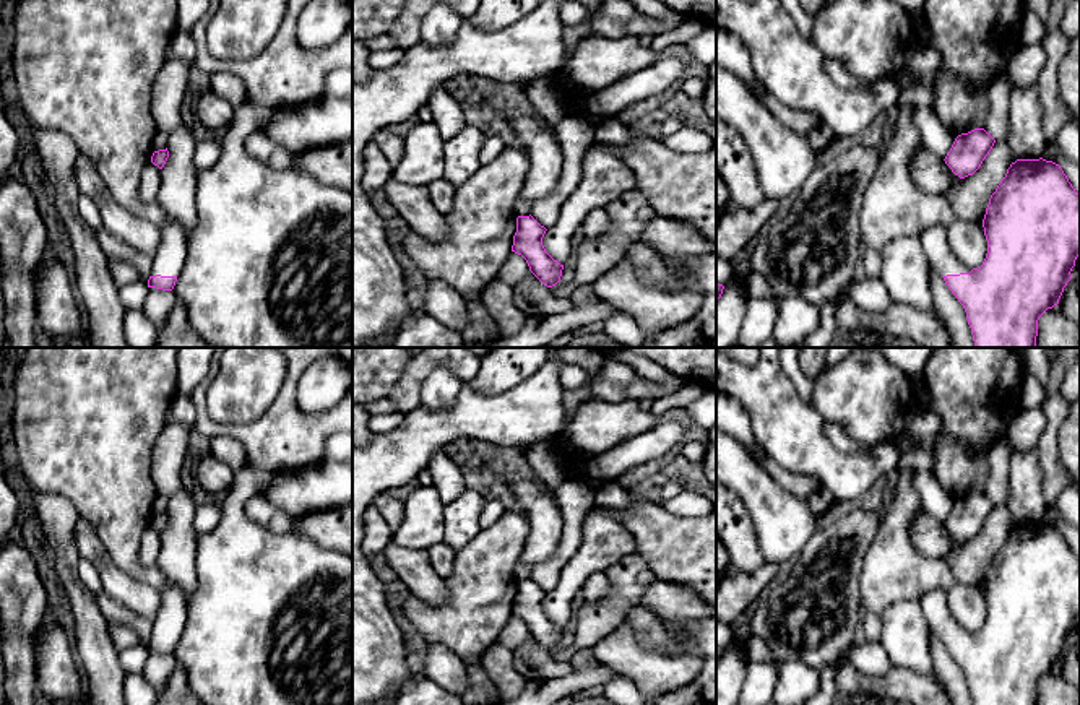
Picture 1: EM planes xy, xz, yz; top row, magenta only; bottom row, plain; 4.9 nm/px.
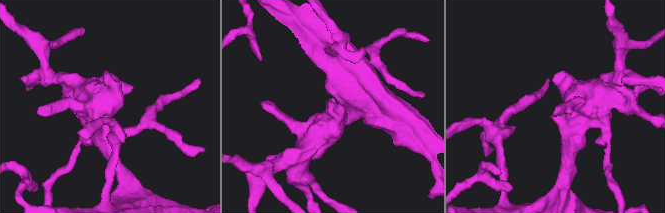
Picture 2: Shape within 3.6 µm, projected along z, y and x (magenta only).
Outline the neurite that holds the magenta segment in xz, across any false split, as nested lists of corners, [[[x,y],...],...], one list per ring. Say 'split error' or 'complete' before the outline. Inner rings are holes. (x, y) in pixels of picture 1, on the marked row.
complete | [[[531,214],[516,218],[516,232],[513,236],[512,252],[521,255],[529,271],[547,288],[560,281],[564,265],[554,260],[542,245],[546,227]]]

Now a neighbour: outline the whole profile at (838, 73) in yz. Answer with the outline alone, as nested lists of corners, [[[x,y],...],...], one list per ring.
[[[825,58],[823,60],[825,70],[830,75],[832,81],[843,88],[843,89],[858,89],[866,86],[866,83],[862,83],[859,78],[856,78],[854,75],[851,75],[843,63],[840,63],[838,60],[833,58]]]

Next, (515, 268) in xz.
[[[512,252],[508,258],[505,260],[505,263],[502,265],[497,278],[510,286],[515,286],[528,273],[531,271],[529,271],[526,260],[521,255]]]

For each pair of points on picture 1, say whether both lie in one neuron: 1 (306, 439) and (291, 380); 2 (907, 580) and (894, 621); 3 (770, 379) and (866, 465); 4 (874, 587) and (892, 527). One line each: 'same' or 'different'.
1: same
2: different
3: same
4: same

